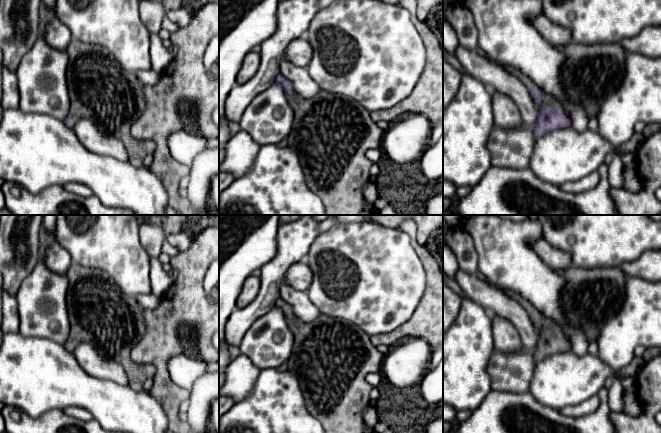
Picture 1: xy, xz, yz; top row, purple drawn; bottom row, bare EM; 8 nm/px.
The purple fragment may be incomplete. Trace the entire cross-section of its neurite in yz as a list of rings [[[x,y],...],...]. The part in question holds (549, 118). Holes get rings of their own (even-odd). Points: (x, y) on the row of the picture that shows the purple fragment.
[[[479,46],[476,48],[476,51],[482,57],[486,57],[490,61],[504,67],[508,73],[516,76],[530,90],[535,102],[539,105],[538,119],[532,127],[535,140],[553,129],[571,126],[568,114],[554,96],[545,93],[528,76],[522,74],[517,69],[491,60]]]

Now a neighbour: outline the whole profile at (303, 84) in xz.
[[[283,58],[280,63],[280,74],[287,78],[293,85],[294,91],[305,99],[309,99],[321,90],[308,73],[307,67],[299,67]]]

